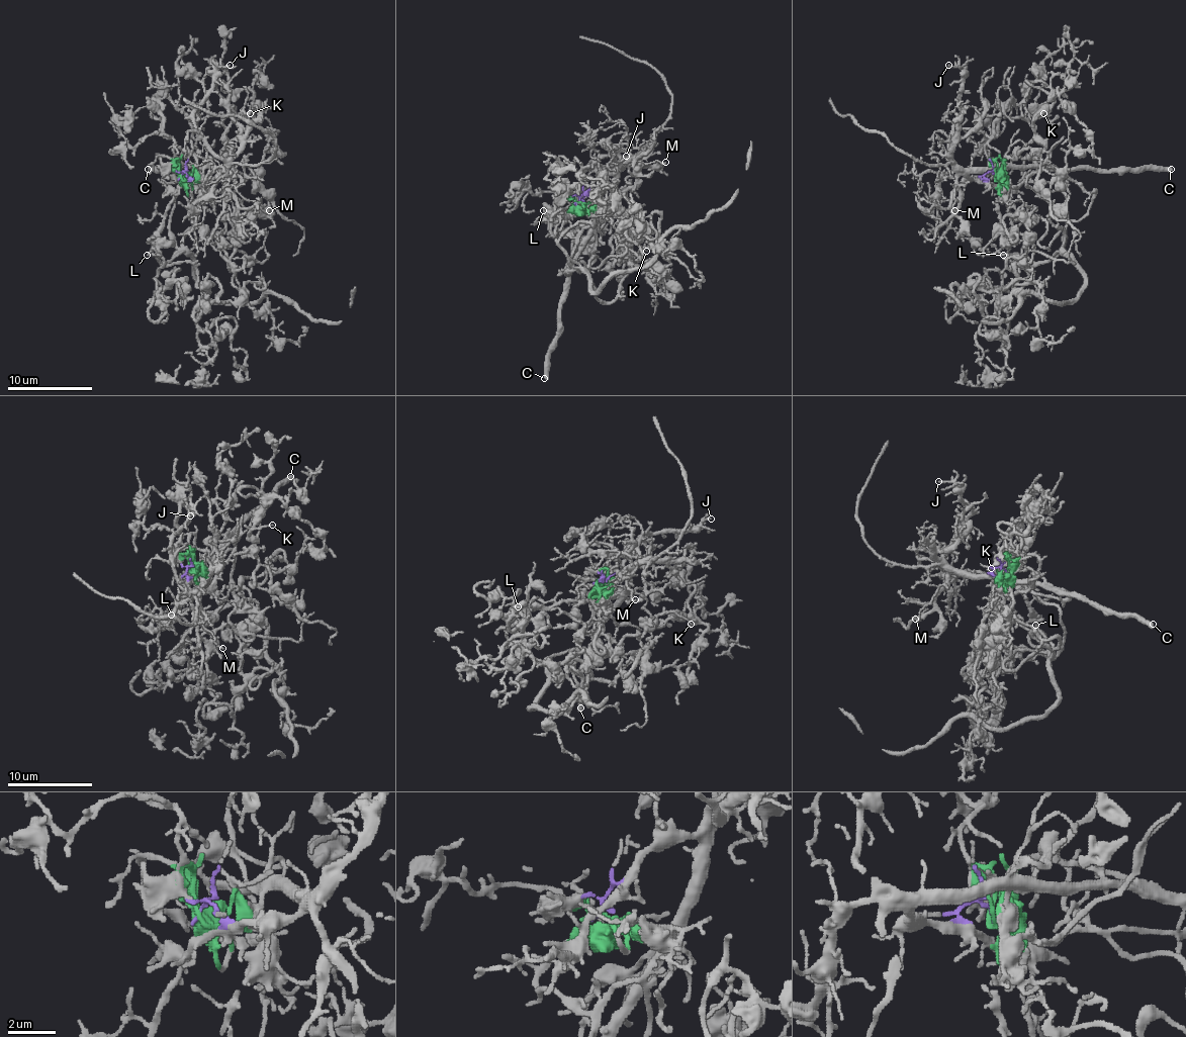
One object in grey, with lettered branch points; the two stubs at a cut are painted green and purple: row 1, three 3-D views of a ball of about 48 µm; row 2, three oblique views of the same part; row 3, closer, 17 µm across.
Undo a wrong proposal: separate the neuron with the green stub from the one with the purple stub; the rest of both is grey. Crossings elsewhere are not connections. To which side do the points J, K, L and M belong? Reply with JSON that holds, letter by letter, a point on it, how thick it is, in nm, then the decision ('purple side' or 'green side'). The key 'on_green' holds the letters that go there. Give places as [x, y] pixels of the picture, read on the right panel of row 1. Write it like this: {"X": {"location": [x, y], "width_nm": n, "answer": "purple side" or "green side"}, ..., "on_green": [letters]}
{"J": {"location": [948, 65], "width_nm": 140, "answer": "purple side"}, "K": {"location": [1043, 113], "width_nm": 100, "answer": "green side"}, "L": {"location": [1003, 255], "width_nm": 100, "answer": "purple side"}, "M": {"location": [954, 210], "width_nm": 130, "answer": "purple side"}, "on_green": ["K"]}

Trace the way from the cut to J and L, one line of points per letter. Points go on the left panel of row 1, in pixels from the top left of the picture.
J: (180, 176), (209, 179), (224, 162), (197, 129), (194, 108), (213, 72), (229, 66)
L: (180, 176), (184, 172), (188, 179), (173, 198), (148, 256)

